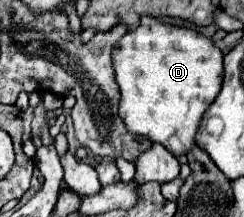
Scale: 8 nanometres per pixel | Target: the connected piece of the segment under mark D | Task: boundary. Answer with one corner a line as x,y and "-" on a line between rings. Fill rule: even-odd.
142,17
140,25
122,37
114,51
114,71
122,93
120,117
126,129
162,143
176,157
186,155
196,145
194,135
204,111
220,93
222,59
224,53
198,31

